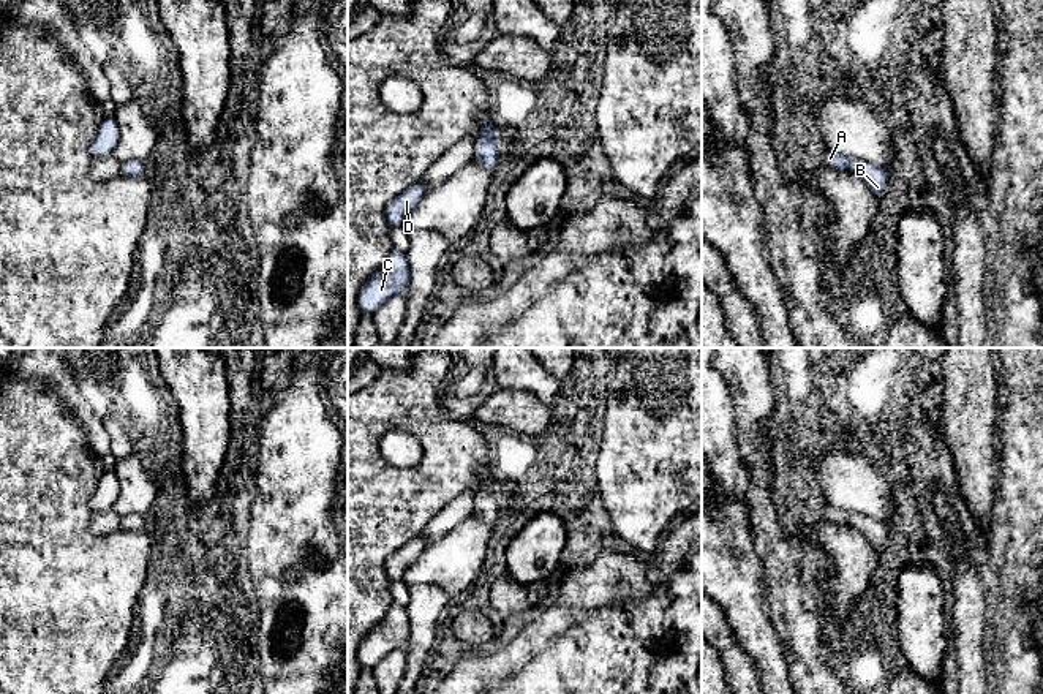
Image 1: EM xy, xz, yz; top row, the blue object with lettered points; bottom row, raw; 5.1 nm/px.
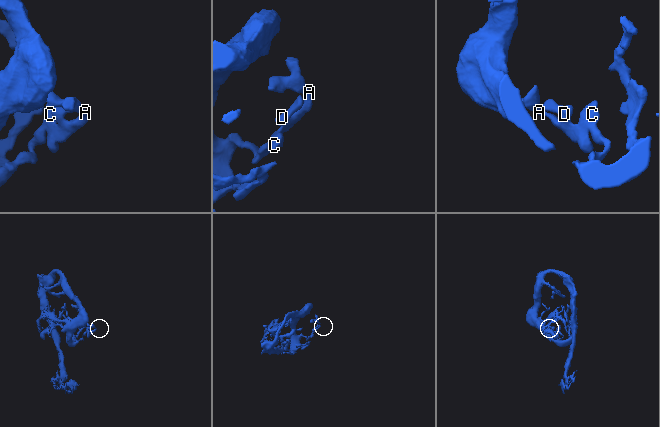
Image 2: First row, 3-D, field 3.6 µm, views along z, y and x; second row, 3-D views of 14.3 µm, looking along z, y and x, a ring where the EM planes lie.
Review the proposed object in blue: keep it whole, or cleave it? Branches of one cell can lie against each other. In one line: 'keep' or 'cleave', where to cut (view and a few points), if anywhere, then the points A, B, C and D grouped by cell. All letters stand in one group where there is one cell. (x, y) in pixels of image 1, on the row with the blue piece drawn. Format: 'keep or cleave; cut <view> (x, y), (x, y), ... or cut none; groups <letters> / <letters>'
keep; cut none; groups A B C D

